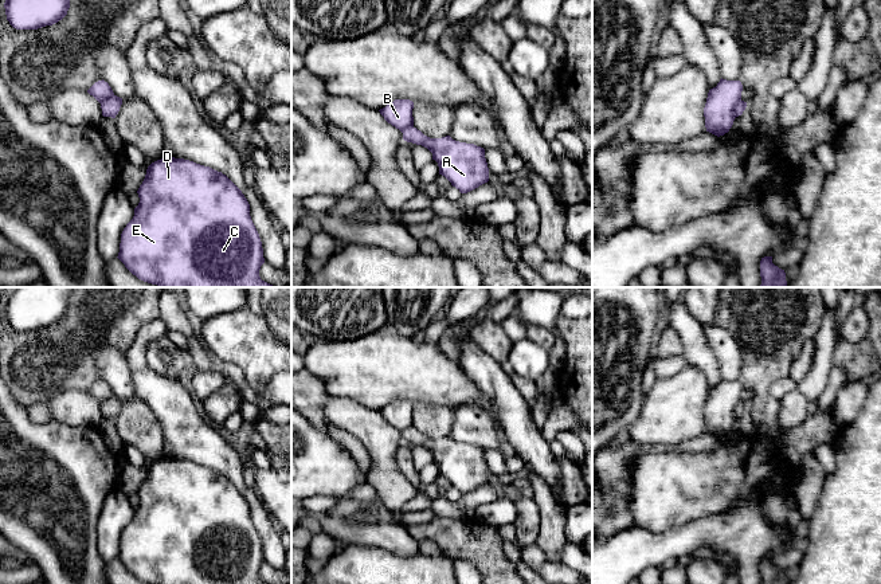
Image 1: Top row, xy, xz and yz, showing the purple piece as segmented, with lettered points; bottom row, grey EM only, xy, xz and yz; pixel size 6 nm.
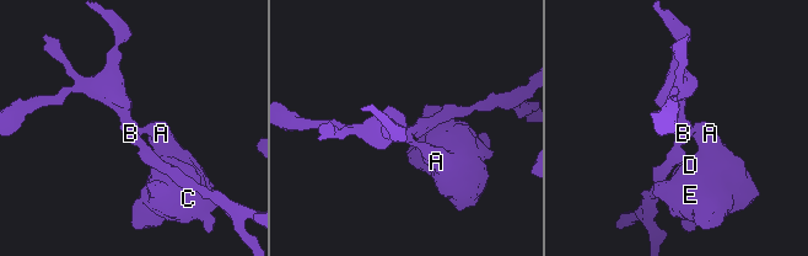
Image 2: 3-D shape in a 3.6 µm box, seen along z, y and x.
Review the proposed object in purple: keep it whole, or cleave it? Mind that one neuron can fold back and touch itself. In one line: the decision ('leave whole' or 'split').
split

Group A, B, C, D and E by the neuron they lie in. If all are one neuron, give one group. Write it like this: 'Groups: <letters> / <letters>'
Groups: A C D E / B

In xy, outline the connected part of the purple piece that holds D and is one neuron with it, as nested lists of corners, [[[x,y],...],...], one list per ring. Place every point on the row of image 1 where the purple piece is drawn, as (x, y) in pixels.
[[[164,157],[148,166],[137,193],[140,203],[121,234],[117,258],[138,279],[158,287],[275,287],[259,277],[265,258],[250,204],[226,175],[189,160]]]

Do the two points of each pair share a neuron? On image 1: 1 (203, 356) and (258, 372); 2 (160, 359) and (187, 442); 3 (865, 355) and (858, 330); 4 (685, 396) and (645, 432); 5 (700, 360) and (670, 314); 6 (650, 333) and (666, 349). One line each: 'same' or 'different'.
1: different
2: different
3: different
4: same
5: same
6: different

